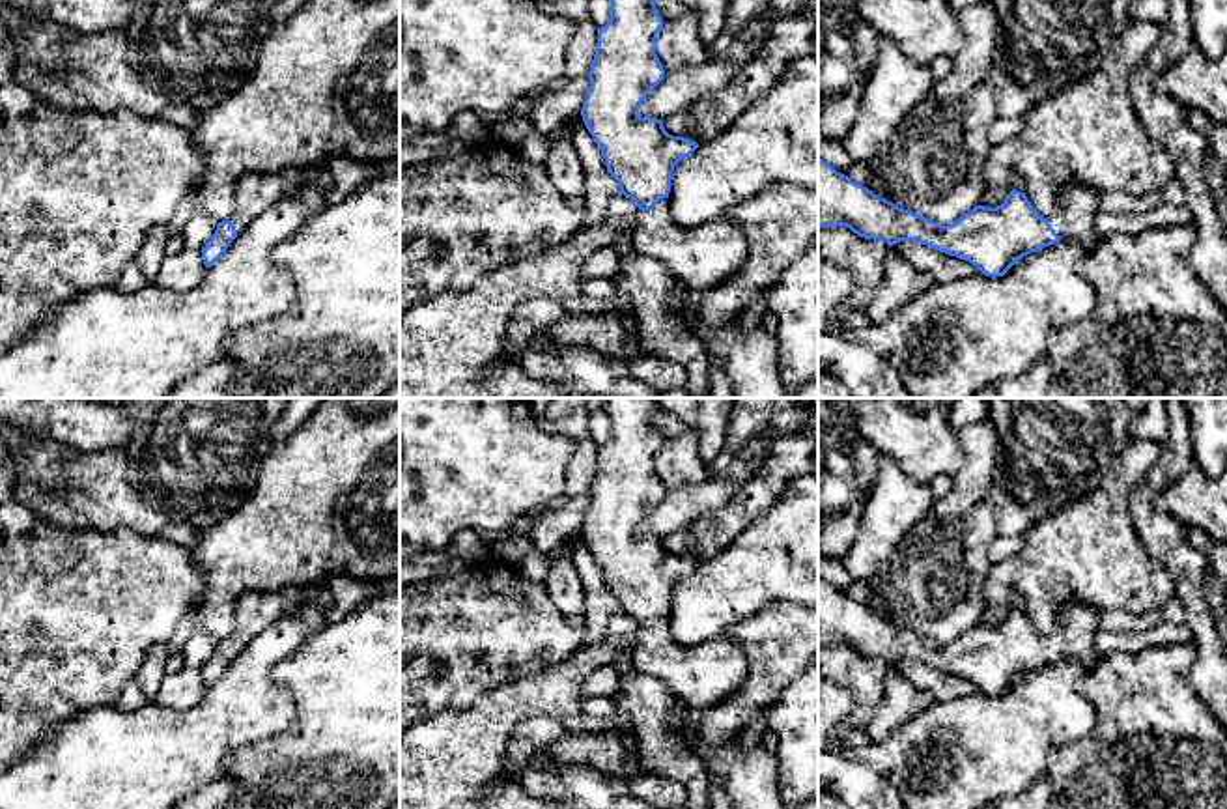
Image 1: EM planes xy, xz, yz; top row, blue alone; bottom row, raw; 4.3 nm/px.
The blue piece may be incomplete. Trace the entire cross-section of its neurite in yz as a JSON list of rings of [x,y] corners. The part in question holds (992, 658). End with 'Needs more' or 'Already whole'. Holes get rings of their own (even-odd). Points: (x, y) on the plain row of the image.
[[[818,575],[818,646],[846,645],[859,656],[880,658],[889,665],[900,660],[915,660],[966,678],[986,695],[1003,695],[1023,674],[1055,663],[1061,658],[1074,658],[1091,671],[1098,661],[1094,637],[1098,633],[1100,615],[1100,609],[1093,609],[1085,603],[1070,603],[1059,611],[1057,632],[1044,637],[1035,632],[1025,611],[1012,607],[1001,624],[975,624],[956,641],[941,645],[876,615],[872,609],[852,600]]]. Needs more

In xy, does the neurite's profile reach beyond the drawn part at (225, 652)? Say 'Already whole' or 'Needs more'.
Needs more

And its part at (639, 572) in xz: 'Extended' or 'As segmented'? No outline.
Extended

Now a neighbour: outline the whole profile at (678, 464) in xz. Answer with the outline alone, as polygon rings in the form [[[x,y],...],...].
[[[684,426],[674,439],[665,439],[656,458],[656,473],[665,491],[693,488],[708,478],[706,461],[700,456],[700,435],[693,426]]]

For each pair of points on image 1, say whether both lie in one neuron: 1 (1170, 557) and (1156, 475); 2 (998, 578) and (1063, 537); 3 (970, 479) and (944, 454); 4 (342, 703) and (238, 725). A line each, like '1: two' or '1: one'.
1: one
2: two
3: two
4: two

